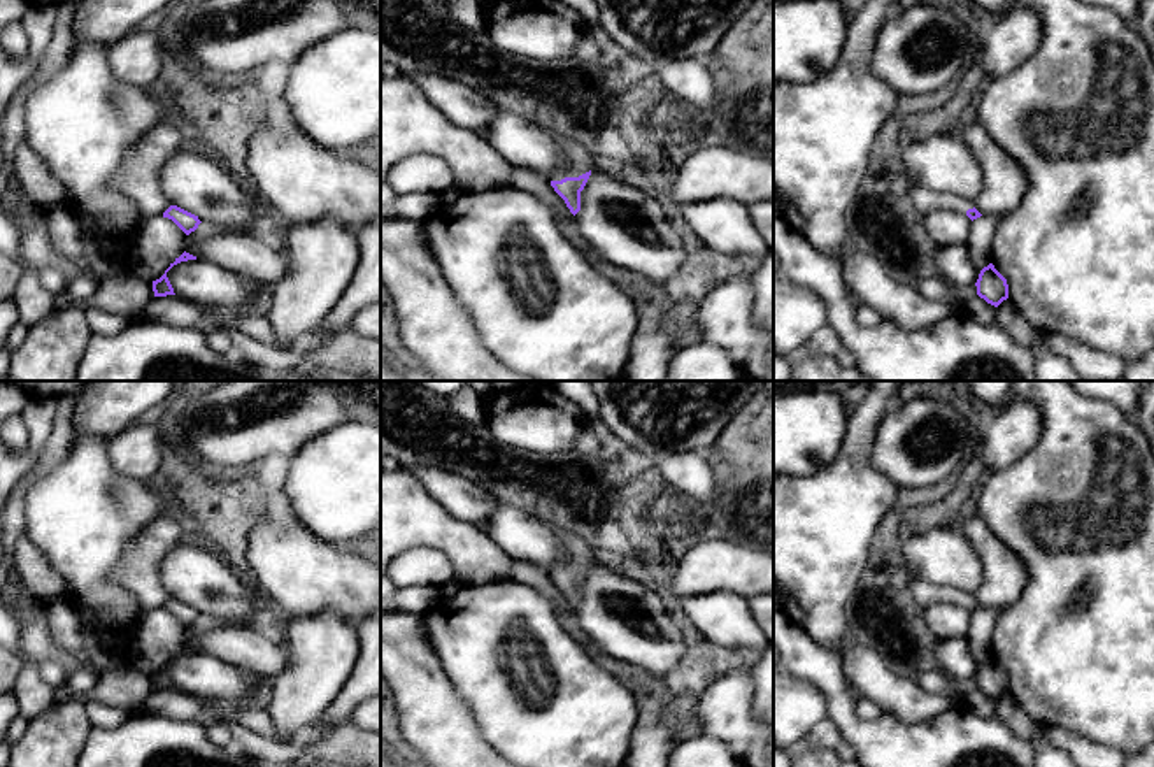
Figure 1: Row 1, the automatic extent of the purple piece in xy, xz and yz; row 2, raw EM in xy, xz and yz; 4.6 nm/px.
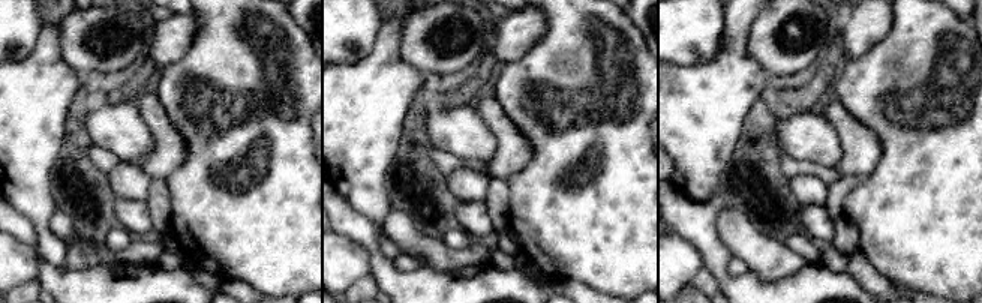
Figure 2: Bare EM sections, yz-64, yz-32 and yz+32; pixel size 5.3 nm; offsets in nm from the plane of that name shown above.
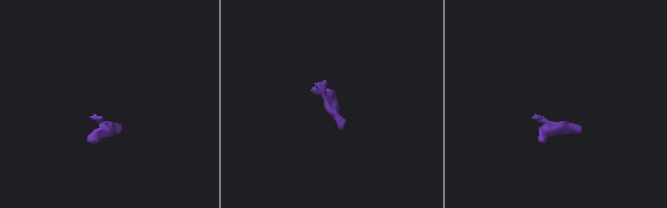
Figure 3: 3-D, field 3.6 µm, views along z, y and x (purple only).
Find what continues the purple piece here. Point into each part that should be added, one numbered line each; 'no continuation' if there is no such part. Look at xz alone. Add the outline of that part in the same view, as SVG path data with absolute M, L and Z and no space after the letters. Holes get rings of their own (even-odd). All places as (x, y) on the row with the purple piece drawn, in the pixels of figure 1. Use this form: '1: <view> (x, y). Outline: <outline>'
1: xz (576, 160). Outline: M549 132L549 135L552 137L552 140L563 154L563 165L554 172L551 181L579 177L595 168L595 156L588 153L582 146L554 132Z

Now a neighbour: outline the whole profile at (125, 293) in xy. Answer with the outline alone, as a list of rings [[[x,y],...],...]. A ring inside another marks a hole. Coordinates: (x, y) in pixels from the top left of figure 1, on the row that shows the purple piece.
[[[123,270],[96,283],[93,295],[82,302],[81,311],[102,309],[105,312],[137,314],[149,305],[154,291],[149,281]]]

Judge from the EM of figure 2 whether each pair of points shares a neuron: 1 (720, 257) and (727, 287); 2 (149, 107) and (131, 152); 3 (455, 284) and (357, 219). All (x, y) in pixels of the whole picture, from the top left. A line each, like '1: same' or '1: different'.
1: same
2: different
3: same

